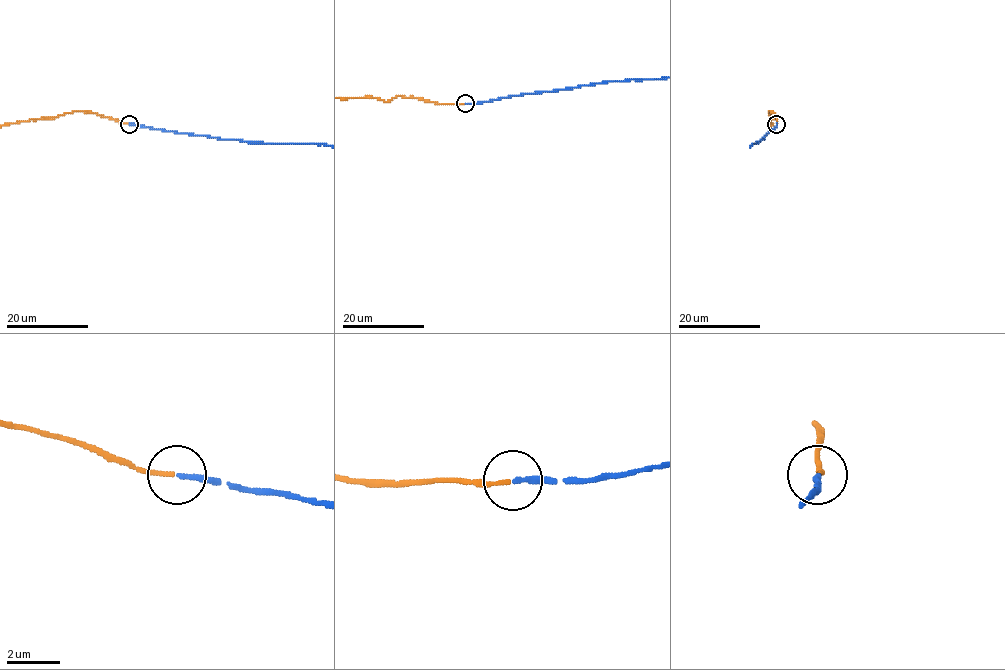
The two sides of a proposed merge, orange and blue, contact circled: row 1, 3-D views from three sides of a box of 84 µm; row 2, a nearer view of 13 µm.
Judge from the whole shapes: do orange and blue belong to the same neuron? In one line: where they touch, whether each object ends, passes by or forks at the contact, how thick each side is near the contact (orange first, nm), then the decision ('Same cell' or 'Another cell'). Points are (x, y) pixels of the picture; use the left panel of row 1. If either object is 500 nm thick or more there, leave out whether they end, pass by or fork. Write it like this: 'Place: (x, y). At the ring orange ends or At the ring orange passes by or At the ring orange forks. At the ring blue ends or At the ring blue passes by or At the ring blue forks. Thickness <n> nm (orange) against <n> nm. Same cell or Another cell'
Place: (129, 124). At the ring orange ends. At the ring blue ends. Thickness 150 nm (orange) against 180 nm. Same cell

